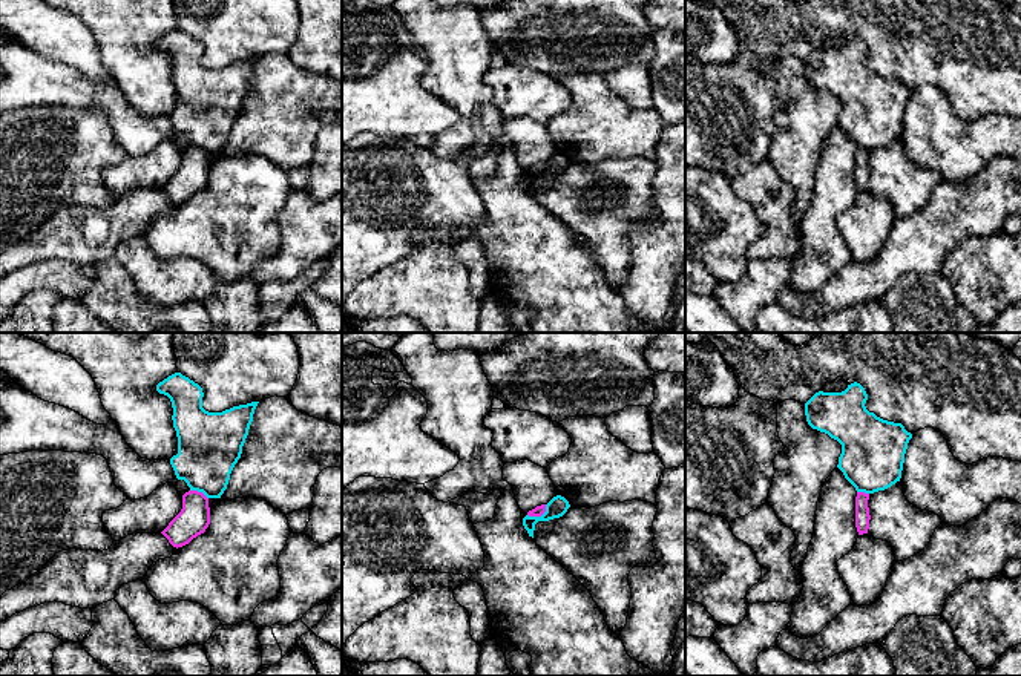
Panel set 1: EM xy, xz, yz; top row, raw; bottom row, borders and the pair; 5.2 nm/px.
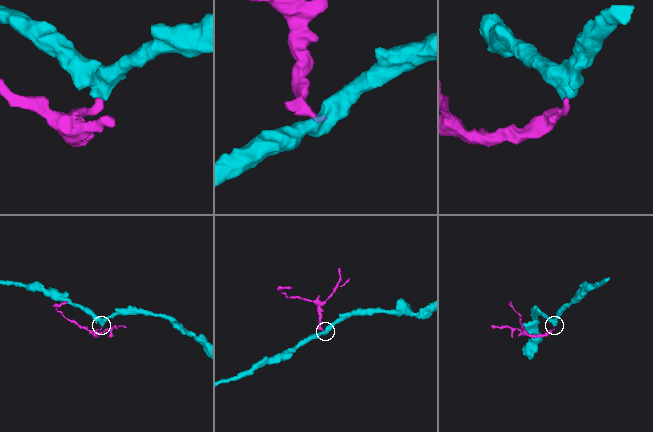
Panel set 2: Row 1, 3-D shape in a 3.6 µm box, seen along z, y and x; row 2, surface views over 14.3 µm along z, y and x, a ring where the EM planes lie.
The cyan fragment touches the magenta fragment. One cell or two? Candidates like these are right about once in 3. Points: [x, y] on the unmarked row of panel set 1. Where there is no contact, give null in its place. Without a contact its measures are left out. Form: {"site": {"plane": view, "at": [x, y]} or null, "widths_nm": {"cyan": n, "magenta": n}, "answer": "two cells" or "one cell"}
{"site": {"plane": "xz", "at": [538, 173]}, "widths_nm": {"cyan": 100, "magenta": 60}, "answer": "two cells"}

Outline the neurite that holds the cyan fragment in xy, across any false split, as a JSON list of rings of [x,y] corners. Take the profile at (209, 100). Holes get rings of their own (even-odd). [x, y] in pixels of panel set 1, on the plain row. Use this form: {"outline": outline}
{"outline": [[[181,29],[159,38],[156,48],[167,52],[173,64],[178,110],[170,121],[176,135],[207,155],[221,155],[259,58],[208,69],[202,64],[202,44]]]}

